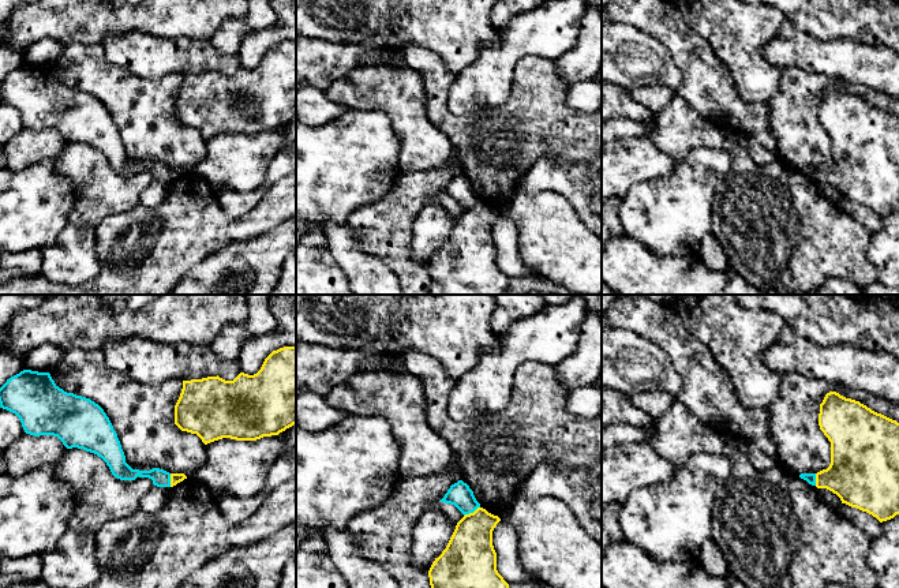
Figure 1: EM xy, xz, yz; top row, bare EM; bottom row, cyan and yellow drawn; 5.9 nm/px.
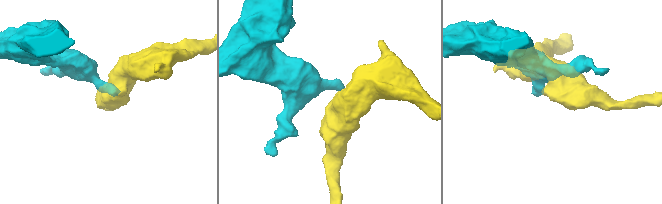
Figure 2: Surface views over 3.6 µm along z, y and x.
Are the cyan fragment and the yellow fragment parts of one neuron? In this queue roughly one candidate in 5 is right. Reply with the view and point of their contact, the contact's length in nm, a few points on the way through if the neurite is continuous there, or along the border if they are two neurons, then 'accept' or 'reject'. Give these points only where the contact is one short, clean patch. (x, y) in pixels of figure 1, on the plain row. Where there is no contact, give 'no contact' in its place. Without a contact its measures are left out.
xz (471, 206) | 110 nm | along xz (479, 201), (464, 210) | reject

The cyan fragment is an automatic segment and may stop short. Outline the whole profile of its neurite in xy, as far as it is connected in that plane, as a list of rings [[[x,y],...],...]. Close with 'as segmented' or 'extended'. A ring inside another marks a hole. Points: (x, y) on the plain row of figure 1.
[[[23,64],[7,74],[0,82],[0,102],[15,108],[26,128],[53,130],[67,143],[97,149],[120,175],[139,171],[151,173],[157,181],[171,181],[171,168],[164,164],[132,164],[104,104],[90,93],[60,83],[49,67]]]; as segmented

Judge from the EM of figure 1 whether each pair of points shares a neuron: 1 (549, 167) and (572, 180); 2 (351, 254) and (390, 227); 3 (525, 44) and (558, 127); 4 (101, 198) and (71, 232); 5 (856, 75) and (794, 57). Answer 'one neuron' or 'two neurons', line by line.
1: one neuron
2: two neurons
3: two neurons
4: two neurons
5: one neuron

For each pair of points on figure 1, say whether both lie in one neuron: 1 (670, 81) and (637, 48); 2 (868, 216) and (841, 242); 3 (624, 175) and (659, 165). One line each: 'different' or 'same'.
1: same
2: different
3: same

